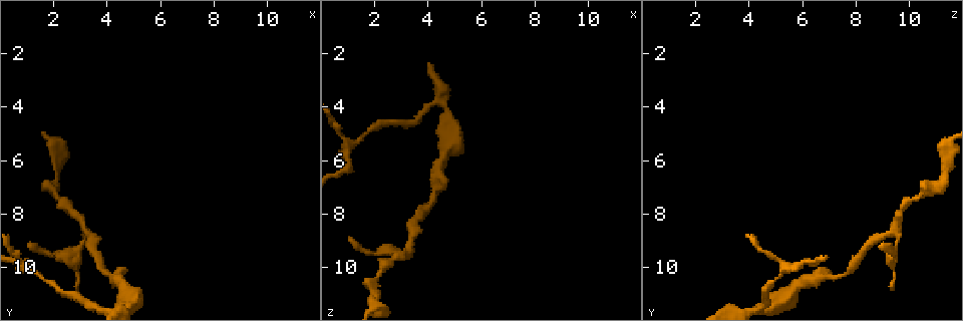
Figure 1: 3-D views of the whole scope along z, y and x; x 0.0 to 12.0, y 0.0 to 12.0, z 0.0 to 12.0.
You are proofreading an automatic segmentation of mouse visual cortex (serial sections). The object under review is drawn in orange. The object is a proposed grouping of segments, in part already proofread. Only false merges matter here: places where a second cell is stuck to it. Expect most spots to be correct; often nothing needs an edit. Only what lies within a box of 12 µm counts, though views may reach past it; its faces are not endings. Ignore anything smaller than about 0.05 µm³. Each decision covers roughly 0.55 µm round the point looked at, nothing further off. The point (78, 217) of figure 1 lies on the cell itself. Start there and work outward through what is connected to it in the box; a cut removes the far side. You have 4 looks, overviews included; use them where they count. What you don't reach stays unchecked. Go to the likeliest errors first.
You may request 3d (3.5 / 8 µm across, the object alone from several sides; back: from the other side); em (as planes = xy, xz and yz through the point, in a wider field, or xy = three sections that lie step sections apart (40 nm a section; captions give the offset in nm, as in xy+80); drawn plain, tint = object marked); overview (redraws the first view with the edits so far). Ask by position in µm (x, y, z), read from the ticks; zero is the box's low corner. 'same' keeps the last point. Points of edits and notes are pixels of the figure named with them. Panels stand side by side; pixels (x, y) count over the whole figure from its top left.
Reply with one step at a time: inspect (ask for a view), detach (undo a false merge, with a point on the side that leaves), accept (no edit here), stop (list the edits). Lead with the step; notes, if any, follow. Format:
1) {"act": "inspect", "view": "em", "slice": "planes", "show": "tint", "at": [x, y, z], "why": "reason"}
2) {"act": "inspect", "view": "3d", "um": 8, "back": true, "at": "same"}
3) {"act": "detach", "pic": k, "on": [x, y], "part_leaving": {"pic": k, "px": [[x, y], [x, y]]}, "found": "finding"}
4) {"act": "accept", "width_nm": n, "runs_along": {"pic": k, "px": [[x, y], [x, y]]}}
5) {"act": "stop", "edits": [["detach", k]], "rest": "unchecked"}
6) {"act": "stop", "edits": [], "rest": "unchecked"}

{"act": "inspect", "view": "3d", "um": 3.5, "back": true, "at": [2.9, 9.2, 9.6], "why": "arms part here"}

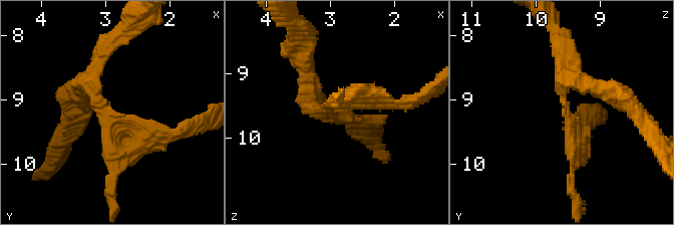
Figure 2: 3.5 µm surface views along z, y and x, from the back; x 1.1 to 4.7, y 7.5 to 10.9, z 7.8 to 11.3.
{"act": "inspect", "view": "em", "slice": "planes", "show": "tint", "at": [3.00, 9.20, 9.50], "why": "now the EM"}

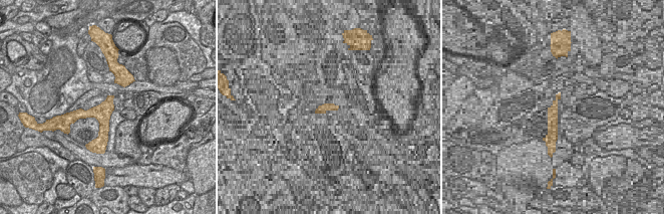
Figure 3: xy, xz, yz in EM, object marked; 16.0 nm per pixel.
{"act": "accept", "runs_along": {"pic": 2, "px": [[102, 56], [99, 108], [167, 133]]}, "found": "continuous, no second cell"}

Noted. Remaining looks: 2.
{"act": "inspect", "view": "3d", "um": 3.5, "back": true, "at": [1.0, 10.0, 5.3], "why": "three arms meet"}

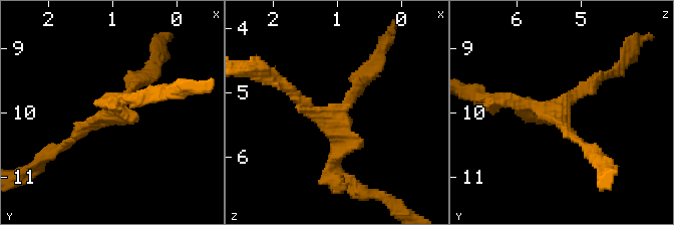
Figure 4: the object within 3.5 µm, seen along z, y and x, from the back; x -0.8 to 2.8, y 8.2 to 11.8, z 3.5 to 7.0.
{"act": "inspect", "view": "em", "slice": "xy", "step": 3, "show": "tint", "at": [1.05, 10.10, 5.35], "why": "now the EM"}

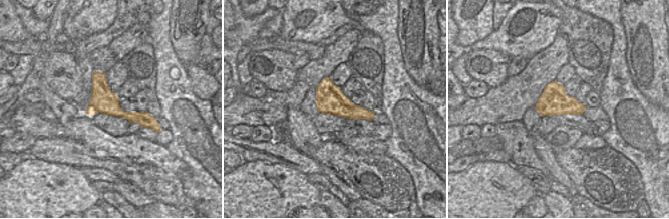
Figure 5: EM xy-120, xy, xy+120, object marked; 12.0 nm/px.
{"act": "accept", "runs_along": {"pic": 5, "px": [[94, 76], [119, 112], [150, 120]]}, "found": "all the same cell"}

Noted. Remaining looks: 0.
{"act": "stop", "edits": [], "rest": "unchecked"}

